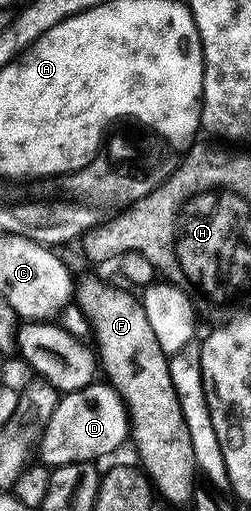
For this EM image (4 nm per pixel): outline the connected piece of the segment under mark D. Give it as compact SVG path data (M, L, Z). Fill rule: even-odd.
M94 382L77 392L64 393L58 399L59 412L59 464L100 461L100 456L109 456L125 439L131 436L131 412L117 389L108 382Z

